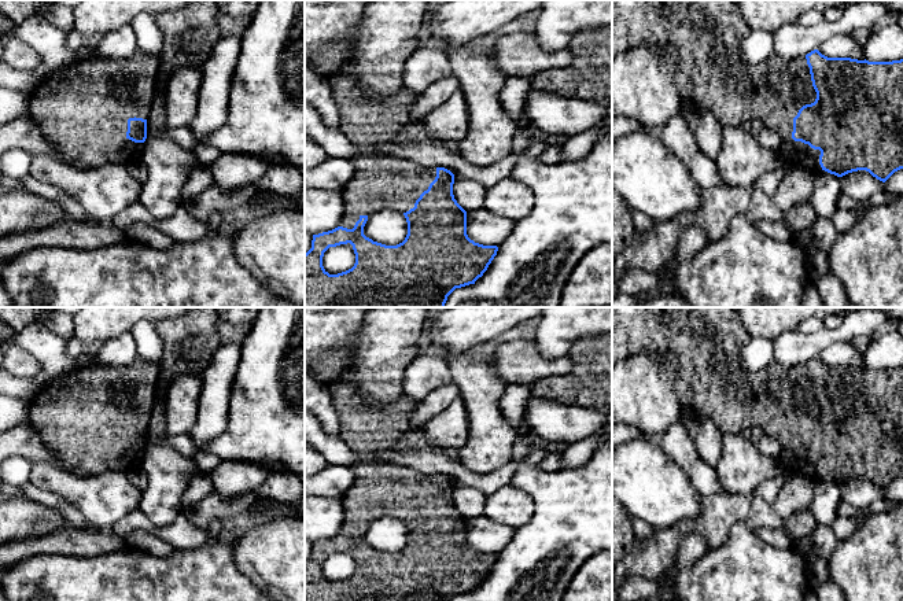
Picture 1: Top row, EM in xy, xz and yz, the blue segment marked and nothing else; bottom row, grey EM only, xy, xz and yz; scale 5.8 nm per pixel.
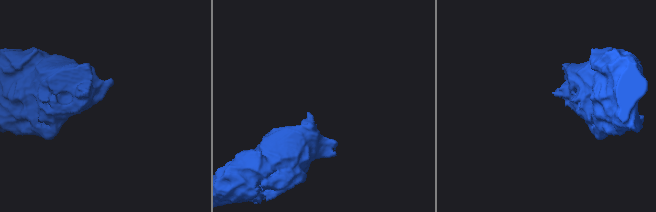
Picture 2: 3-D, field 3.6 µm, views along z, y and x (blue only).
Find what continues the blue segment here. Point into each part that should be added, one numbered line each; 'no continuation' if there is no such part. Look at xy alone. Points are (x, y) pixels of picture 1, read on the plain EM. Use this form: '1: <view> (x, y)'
1: xy (83, 416)

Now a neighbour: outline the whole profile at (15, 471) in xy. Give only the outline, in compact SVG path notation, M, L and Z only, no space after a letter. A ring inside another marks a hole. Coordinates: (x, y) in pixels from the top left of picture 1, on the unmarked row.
M19 456L5 458L0 465L0 478L4 484L25 486L32 476L32 464Z

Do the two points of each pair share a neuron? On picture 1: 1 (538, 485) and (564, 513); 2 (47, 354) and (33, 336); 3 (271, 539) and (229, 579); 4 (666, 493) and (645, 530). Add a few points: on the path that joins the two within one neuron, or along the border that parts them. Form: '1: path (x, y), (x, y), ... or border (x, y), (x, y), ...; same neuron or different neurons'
1: path (545, 491), (560, 507); same neuron
2: path (47, 350), (37, 340); same neuron
3: border (233, 542), (233, 563), (255, 586); different neurons
4: border (631, 515), (642, 519), (652, 528); different neurons

